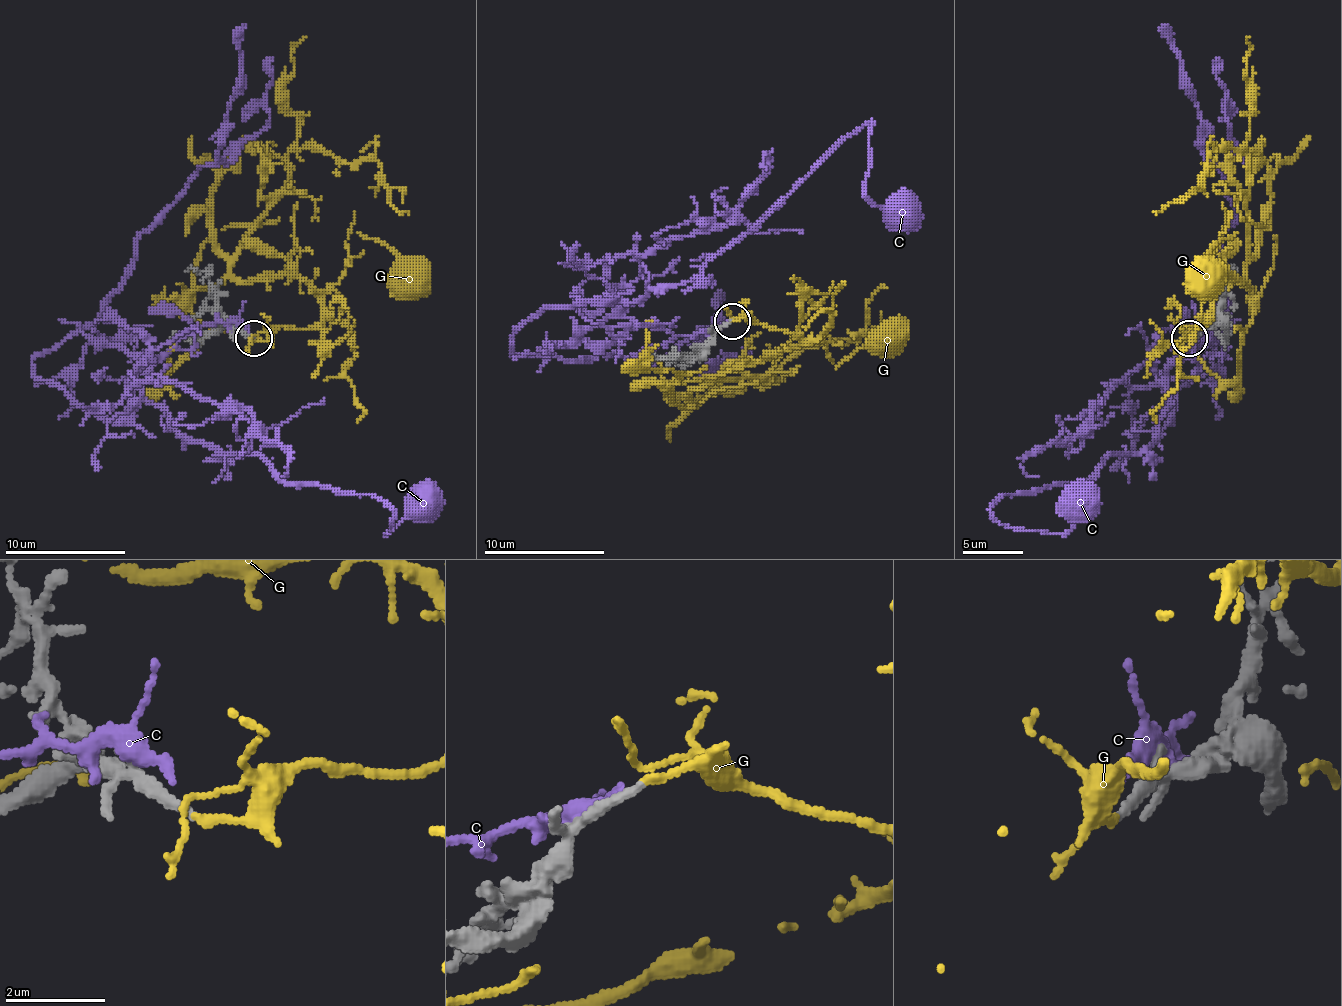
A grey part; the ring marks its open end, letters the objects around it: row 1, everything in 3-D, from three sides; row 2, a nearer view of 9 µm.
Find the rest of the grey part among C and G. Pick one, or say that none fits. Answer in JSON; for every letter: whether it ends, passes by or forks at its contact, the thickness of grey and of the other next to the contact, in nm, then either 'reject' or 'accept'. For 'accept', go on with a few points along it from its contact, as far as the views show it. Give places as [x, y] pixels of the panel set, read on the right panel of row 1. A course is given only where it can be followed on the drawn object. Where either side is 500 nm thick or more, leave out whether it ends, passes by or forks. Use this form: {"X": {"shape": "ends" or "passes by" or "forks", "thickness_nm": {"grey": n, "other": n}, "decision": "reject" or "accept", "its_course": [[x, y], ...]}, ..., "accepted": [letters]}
{"C": {"shape": "ends", "thickness_nm": {"grey": 320, "other": 280}, "decision": "reject"}, "G": {"shape": "ends", "thickness_nm": {"grey": 180, "other": 140}, "decision": "reject"}, "accepted": []}

